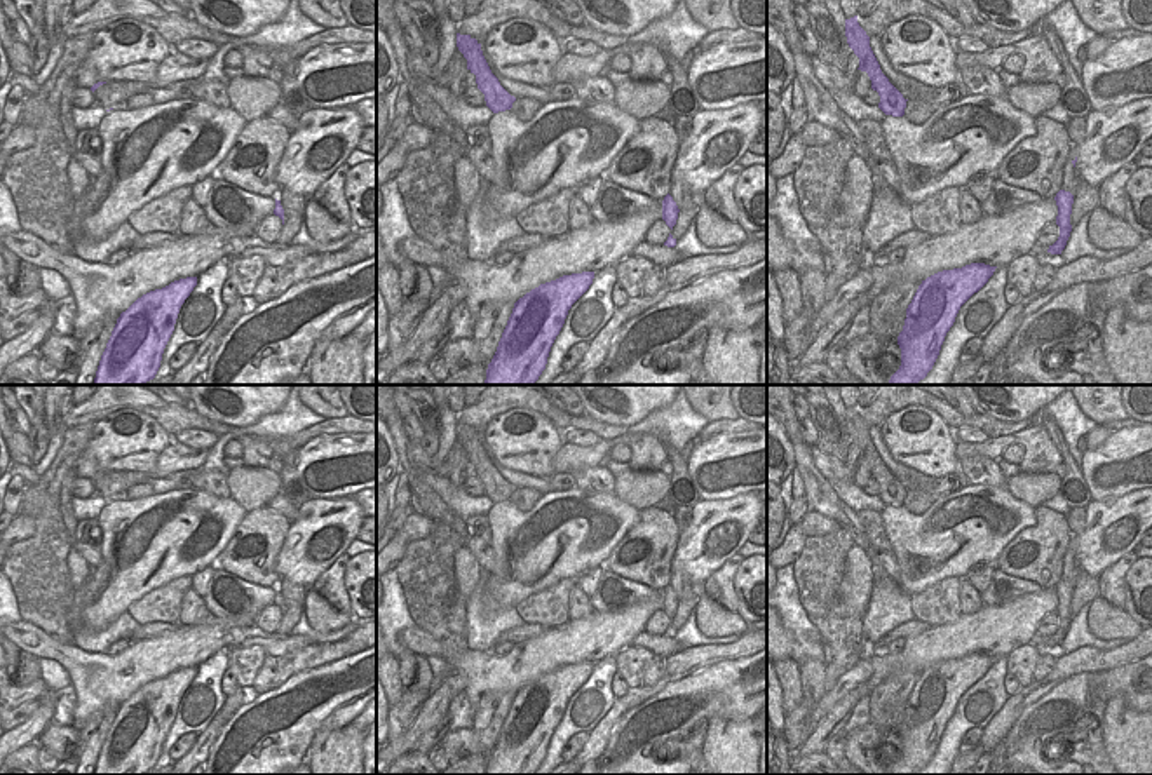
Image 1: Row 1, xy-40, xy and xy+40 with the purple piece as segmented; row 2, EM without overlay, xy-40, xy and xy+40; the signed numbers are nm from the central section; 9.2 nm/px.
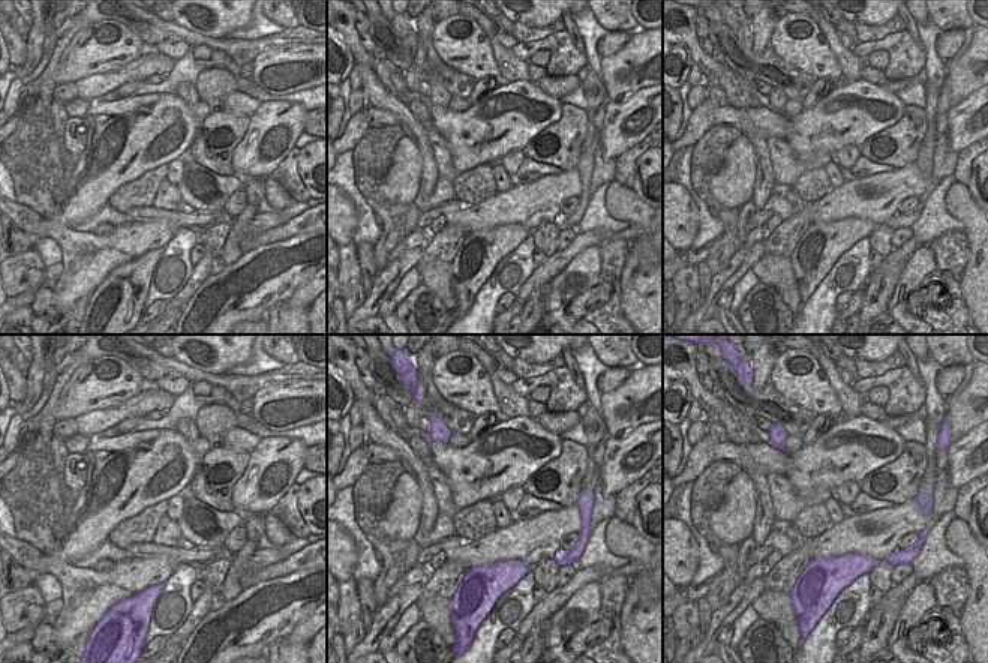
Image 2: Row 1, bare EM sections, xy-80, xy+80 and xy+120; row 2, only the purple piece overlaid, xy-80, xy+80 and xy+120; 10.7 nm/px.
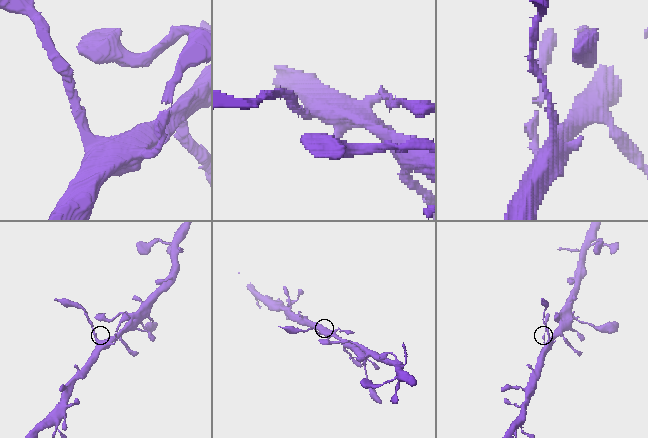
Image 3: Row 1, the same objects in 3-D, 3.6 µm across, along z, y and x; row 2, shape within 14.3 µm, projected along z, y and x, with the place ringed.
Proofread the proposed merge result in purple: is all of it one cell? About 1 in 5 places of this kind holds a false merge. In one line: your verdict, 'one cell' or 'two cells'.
one cell

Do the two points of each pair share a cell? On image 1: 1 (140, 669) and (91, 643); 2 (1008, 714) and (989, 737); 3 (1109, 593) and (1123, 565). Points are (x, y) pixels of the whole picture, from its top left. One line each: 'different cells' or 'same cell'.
1: different cells
2: same cell
3: same cell

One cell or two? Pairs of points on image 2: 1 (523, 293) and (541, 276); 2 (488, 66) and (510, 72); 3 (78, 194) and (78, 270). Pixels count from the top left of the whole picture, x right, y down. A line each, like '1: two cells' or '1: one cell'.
1: one cell
2: two cells
3: two cells

